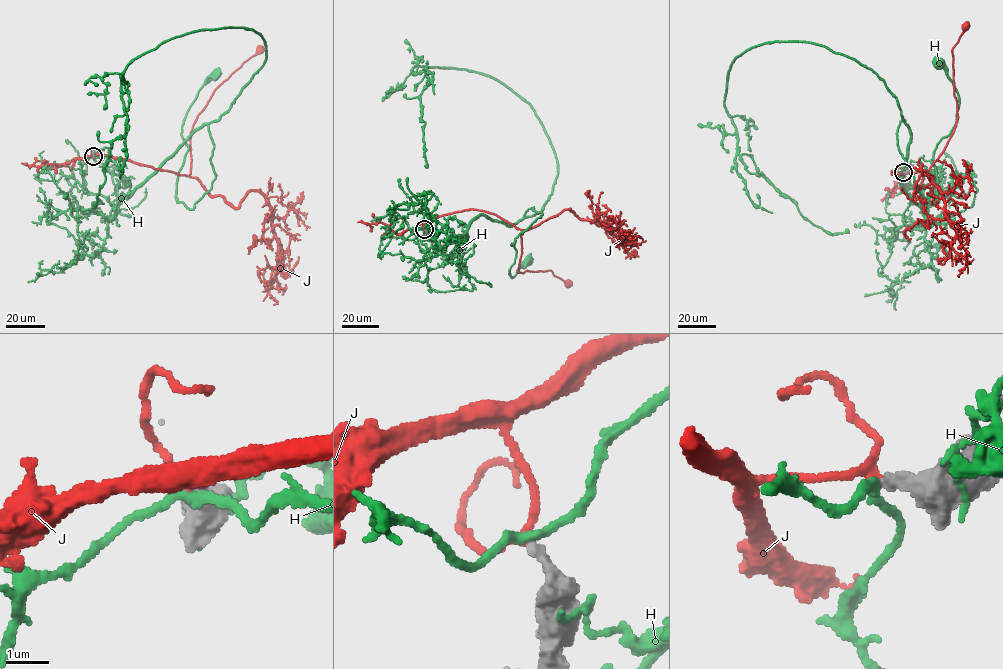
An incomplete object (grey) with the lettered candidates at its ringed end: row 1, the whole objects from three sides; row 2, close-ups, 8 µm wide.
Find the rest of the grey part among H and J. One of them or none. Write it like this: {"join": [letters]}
{"join": ["J"]}

